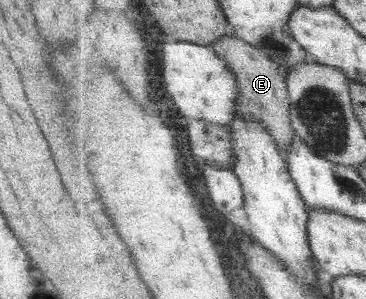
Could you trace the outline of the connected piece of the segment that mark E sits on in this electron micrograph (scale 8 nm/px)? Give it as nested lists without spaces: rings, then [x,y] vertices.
[[[231,34],[213,42],[215,51],[223,58],[231,72],[236,76],[239,87],[237,98],[238,114],[244,119],[254,119],[264,123],[268,132],[276,139],[284,154],[291,149],[291,142],[296,138],[291,123],[291,98],[287,89],[287,75],[284,66],[274,62],[269,54],[255,48],[249,42]]]

